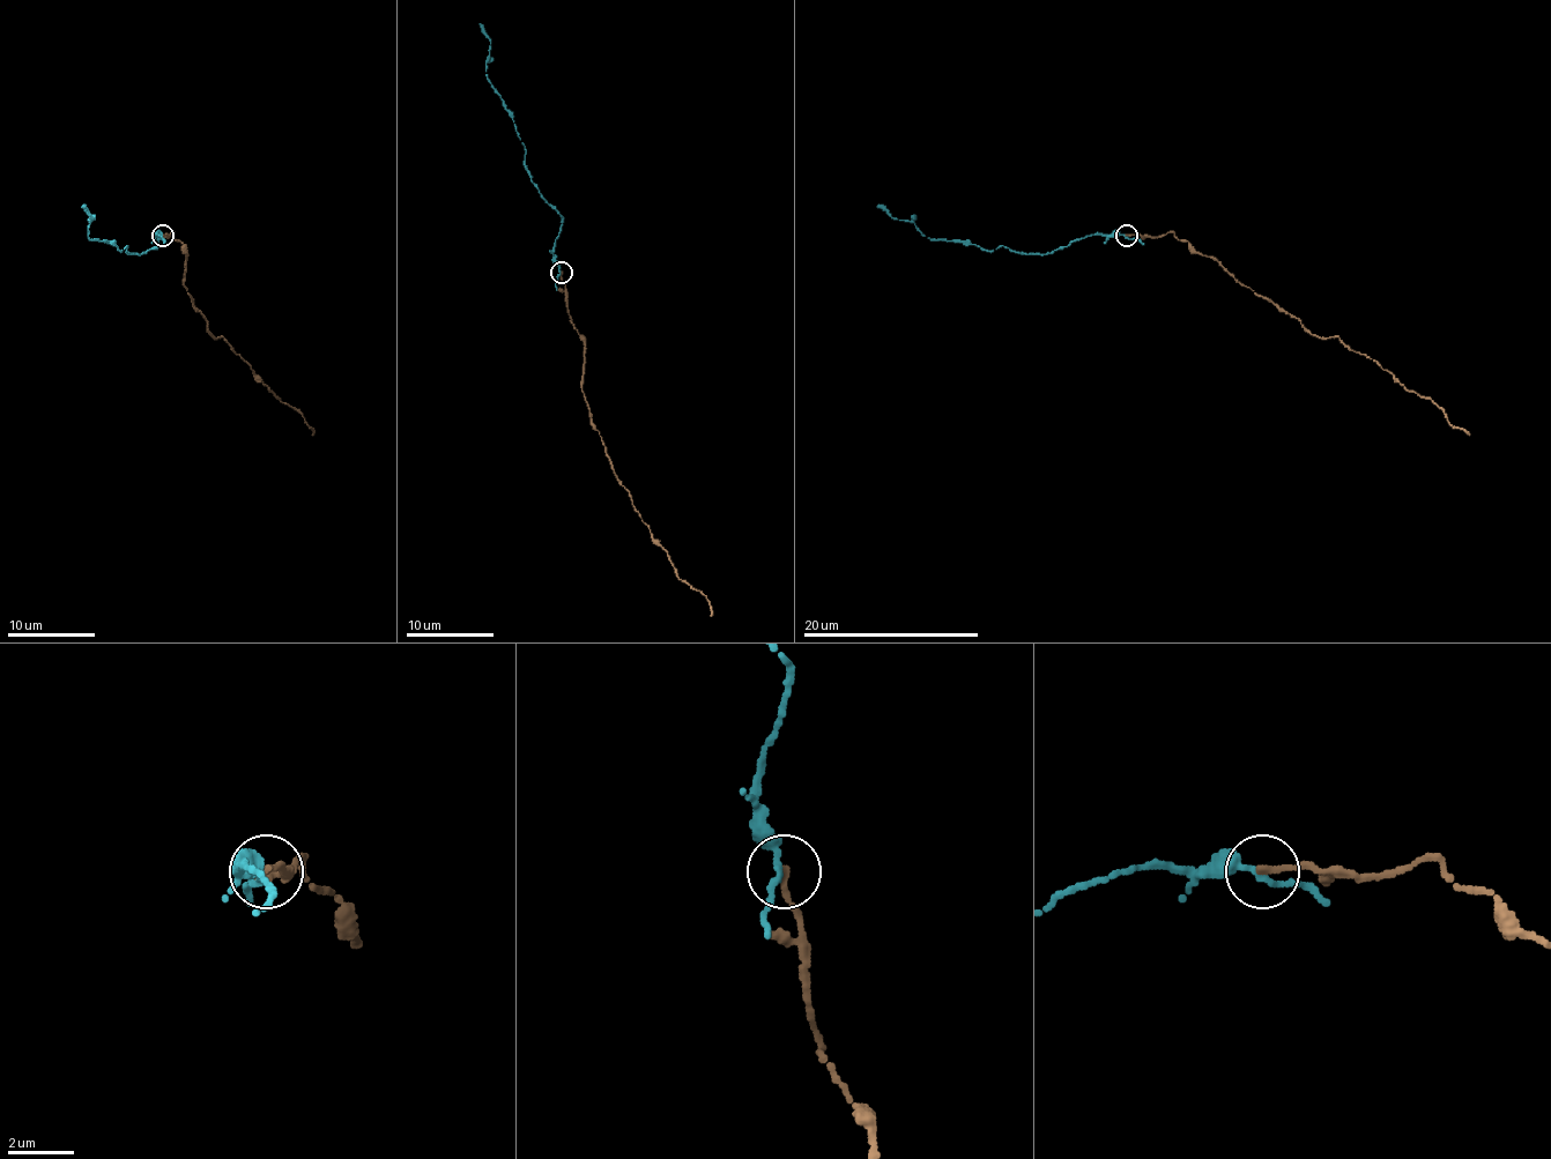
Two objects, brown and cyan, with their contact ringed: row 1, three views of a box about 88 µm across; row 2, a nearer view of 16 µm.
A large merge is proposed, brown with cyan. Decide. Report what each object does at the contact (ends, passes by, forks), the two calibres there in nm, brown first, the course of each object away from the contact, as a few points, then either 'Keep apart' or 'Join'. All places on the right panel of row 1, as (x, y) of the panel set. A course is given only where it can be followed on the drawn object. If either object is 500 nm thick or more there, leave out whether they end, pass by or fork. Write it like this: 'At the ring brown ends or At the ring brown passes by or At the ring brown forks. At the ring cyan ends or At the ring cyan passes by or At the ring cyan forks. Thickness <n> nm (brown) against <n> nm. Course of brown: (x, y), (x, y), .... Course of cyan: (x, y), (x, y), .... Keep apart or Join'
At the ring brown ends. At the ring cyan passes by. Thickness 240 nm (brown) against 190 nm. Course of brown: (1126, 235), (1172, 232), (1214, 257), (1312, 334), (1334, 336), (1409, 391), (1429, 398), (1469, 435). Course of cyan: (1126, 237), (1097, 235), (1036, 254), (1000, 246), (987, 251), (929, 239), (912, 222), (892, 217), (877, 206). Join

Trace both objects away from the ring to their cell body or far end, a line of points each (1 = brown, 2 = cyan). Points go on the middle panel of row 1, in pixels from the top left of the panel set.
1: (561, 272), (569, 318), (585, 342), (591, 422), (651, 536), (676, 576), (707, 600), (710, 615)
2: (561, 272), (554, 243), (562, 217), (532, 181), (512, 113), (488, 76), (490, 38), (479, 23)

